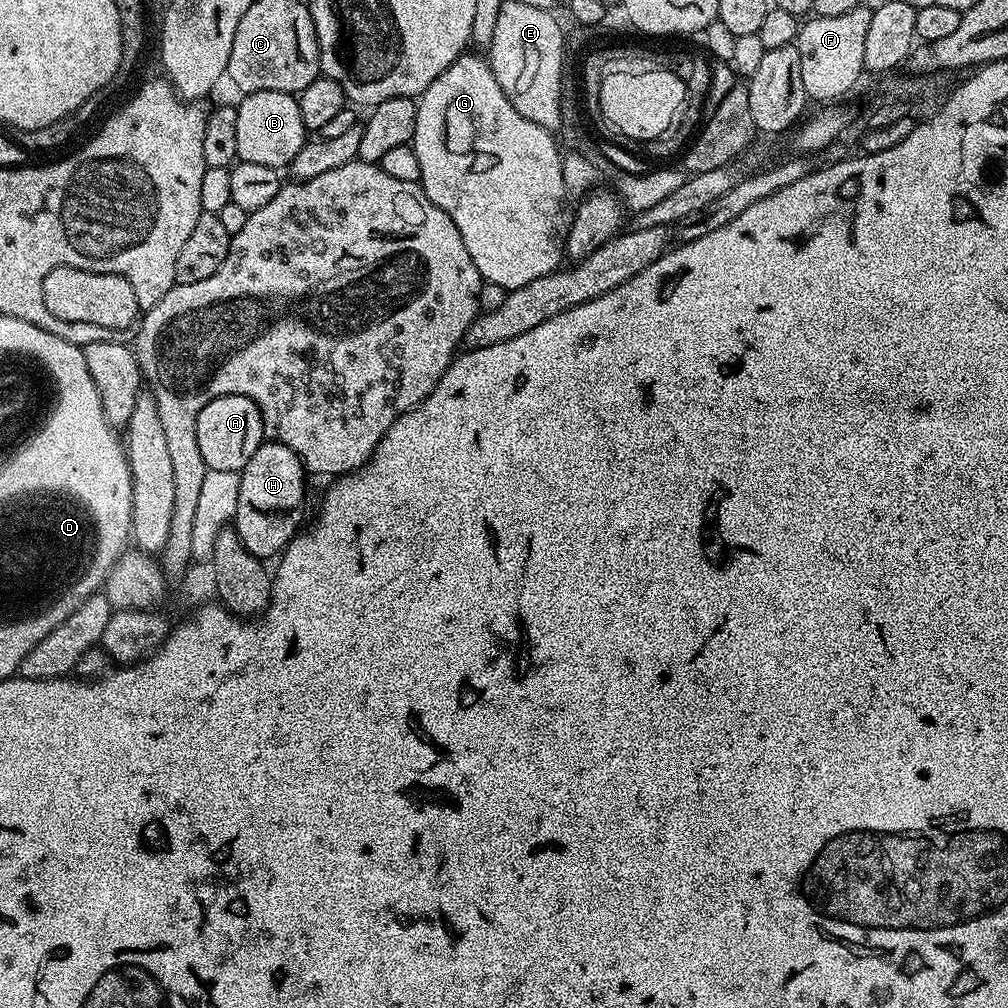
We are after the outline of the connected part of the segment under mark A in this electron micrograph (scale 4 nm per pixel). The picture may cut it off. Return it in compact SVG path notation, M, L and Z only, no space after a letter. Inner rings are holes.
M241 394L239 396L216 396L206 406L202 406L202 414L198 414L196 423L196 437L198 438L198 454L202 454L202 462L209 473L212 472L243 472L246 462L258 450L260 444L265 443L264 423L262 414L258 410L255 399L251 395Z

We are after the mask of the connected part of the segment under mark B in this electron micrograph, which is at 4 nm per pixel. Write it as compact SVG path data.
M262 90L249 92L244 101L236 104L238 110L238 157L246 162L258 162L258 166L270 166L277 170L289 167L306 143L306 129L302 122L302 110L298 110L296 96L290 92Z

